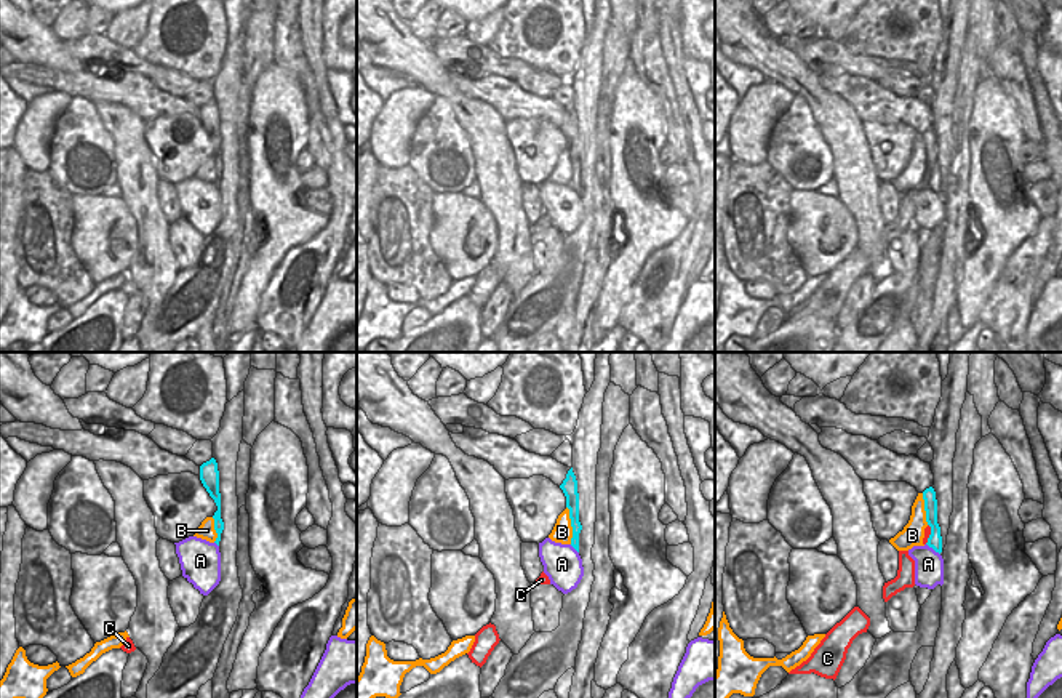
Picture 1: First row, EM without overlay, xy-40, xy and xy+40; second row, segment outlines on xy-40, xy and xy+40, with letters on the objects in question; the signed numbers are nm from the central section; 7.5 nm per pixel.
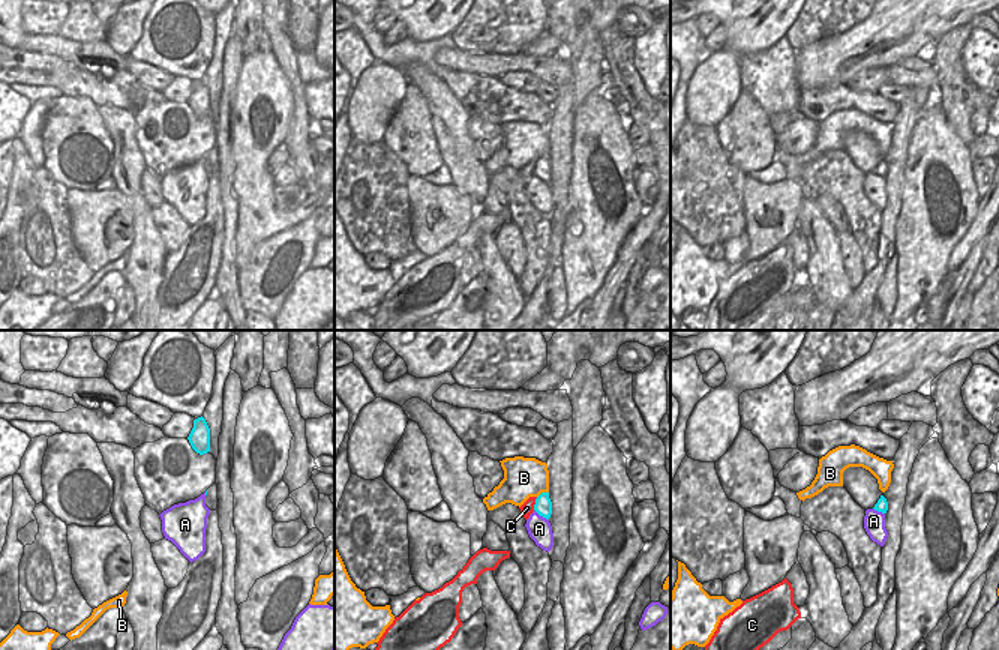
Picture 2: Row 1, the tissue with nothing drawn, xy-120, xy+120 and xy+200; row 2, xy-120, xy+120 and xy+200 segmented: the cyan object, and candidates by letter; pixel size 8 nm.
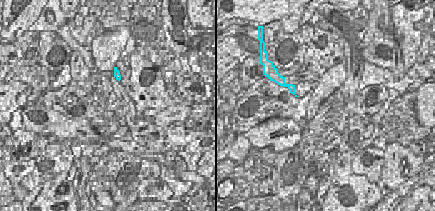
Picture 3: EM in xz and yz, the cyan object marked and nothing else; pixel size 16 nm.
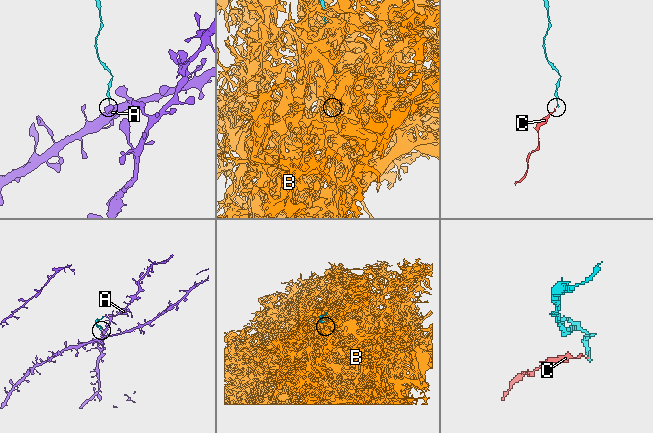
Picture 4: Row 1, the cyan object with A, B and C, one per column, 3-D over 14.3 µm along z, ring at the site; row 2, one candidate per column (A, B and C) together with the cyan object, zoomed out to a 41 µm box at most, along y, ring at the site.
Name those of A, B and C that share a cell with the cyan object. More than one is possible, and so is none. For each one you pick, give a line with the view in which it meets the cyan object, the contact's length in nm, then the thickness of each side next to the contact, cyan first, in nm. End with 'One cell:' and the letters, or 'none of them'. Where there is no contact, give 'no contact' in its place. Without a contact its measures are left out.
C: xy+40 | 160 nm | 110/50 nm
One cell: C

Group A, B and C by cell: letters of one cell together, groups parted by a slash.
A / B / C

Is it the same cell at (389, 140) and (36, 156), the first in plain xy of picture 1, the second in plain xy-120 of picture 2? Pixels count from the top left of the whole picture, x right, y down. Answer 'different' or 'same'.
same

